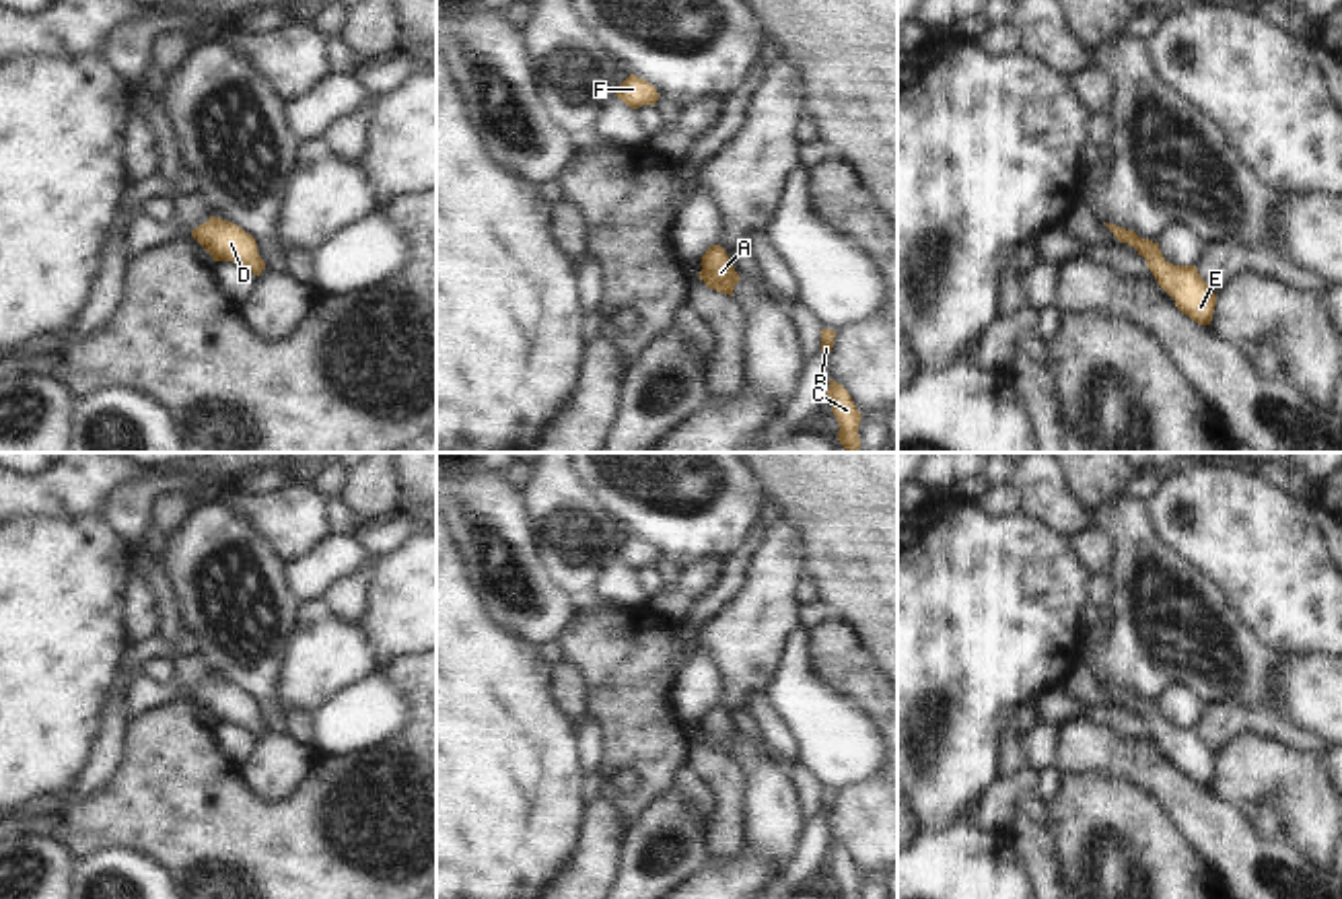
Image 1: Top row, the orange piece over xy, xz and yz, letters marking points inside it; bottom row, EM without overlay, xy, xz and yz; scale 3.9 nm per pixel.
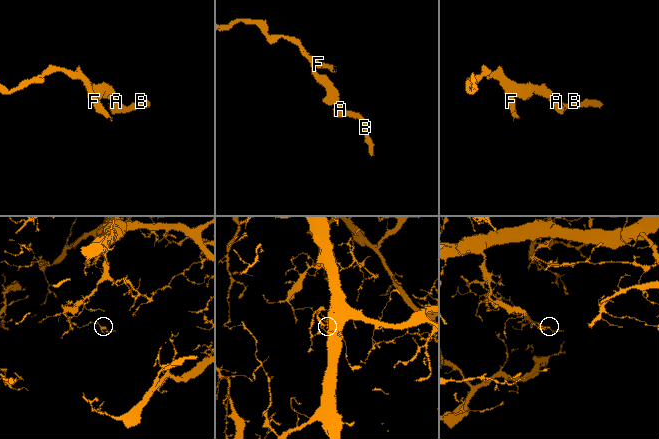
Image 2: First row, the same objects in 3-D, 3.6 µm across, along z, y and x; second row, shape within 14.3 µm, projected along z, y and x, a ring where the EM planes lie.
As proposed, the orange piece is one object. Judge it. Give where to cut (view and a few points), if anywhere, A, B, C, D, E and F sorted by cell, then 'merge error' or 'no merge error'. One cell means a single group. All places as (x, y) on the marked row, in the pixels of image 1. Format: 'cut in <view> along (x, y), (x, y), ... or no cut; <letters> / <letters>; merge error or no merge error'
no cut; A B C D E F; no merge error

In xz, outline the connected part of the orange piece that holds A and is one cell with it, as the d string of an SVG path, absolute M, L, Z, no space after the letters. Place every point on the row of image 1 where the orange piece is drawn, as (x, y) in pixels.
M720 245L708 247L700 265L702 272L698 276L708 288L733 296L735 284L741 278Z

